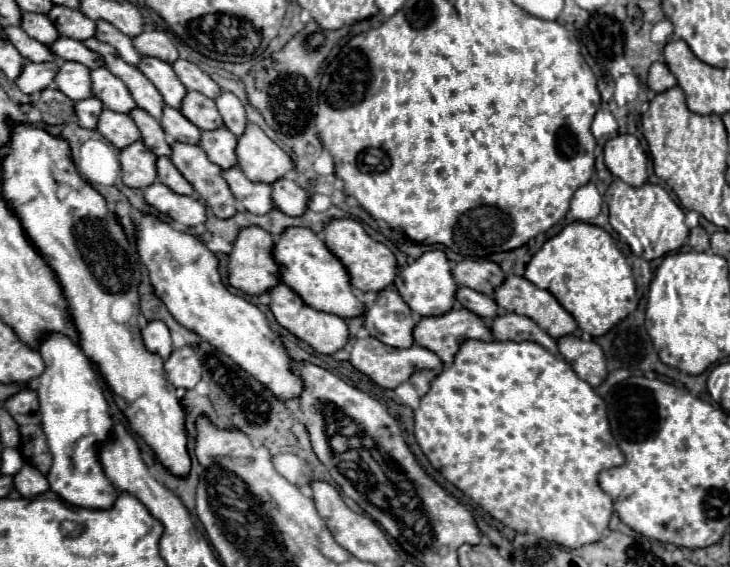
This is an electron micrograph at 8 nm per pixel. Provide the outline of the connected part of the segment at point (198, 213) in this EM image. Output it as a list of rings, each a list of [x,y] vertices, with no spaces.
[[[163,183],[149,185],[145,189],[145,201],[179,225],[195,227],[199,223],[205,223],[205,205],[201,201],[177,195]]]

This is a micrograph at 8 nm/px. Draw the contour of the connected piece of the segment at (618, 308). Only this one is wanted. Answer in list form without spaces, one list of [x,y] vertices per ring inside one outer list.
[[[571,223],[561,233],[545,241],[545,245],[529,261],[525,269],[525,279],[529,279],[539,289],[547,289],[549,293],[553,293],[557,301],[575,317],[579,329],[593,337],[605,335],[605,331],[621,323],[621,319],[625,319],[637,307],[635,281],[626,257],[615,247],[611,235],[605,229],[591,223]]]

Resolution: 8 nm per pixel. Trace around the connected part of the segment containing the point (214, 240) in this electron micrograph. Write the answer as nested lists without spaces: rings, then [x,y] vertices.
[[[213,235],[211,239],[207,239],[207,247],[213,251],[213,253],[229,253],[233,249],[233,245],[217,235]]]

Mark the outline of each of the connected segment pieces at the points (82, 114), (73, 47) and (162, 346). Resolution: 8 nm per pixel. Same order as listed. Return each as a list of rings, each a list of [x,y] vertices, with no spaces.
[[[89,97],[89,99],[79,101],[75,105],[75,111],[77,111],[77,121],[79,121],[81,127],[95,129],[97,121],[99,121],[99,115],[103,111],[103,103],[97,97]]]
[[[59,37],[53,45],[51,51],[63,59],[63,61],[77,61],[87,65],[89,69],[97,69],[103,65],[103,57],[97,51],[91,51],[85,47],[83,41],[77,39],[69,39],[69,37]]]
[[[149,321],[143,329],[141,329],[141,337],[143,343],[149,351],[161,355],[163,359],[169,357],[169,351],[173,351],[171,345],[171,337],[169,337],[169,329],[163,321]]]

